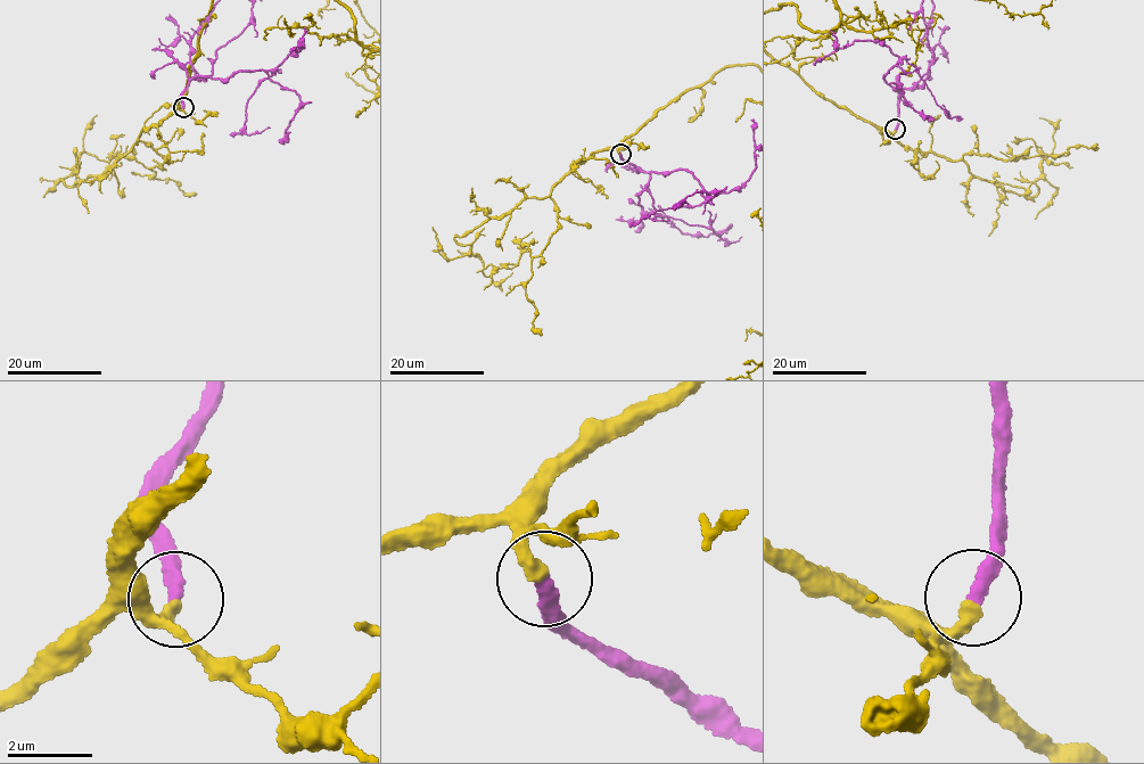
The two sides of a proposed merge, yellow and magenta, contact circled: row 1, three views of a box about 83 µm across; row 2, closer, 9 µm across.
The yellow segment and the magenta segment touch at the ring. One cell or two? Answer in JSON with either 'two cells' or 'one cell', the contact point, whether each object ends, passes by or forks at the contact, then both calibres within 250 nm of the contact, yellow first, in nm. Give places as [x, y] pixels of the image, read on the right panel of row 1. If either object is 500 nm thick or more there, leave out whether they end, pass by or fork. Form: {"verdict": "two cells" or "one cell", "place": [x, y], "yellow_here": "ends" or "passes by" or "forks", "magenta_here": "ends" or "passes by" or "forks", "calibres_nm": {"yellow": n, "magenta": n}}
{"verdict": "one cell", "place": [895, 129], "yellow_here": "ends", "magenta_here": "ends", "calibres_nm": {"yellow": 320, "magenta": 320}}

